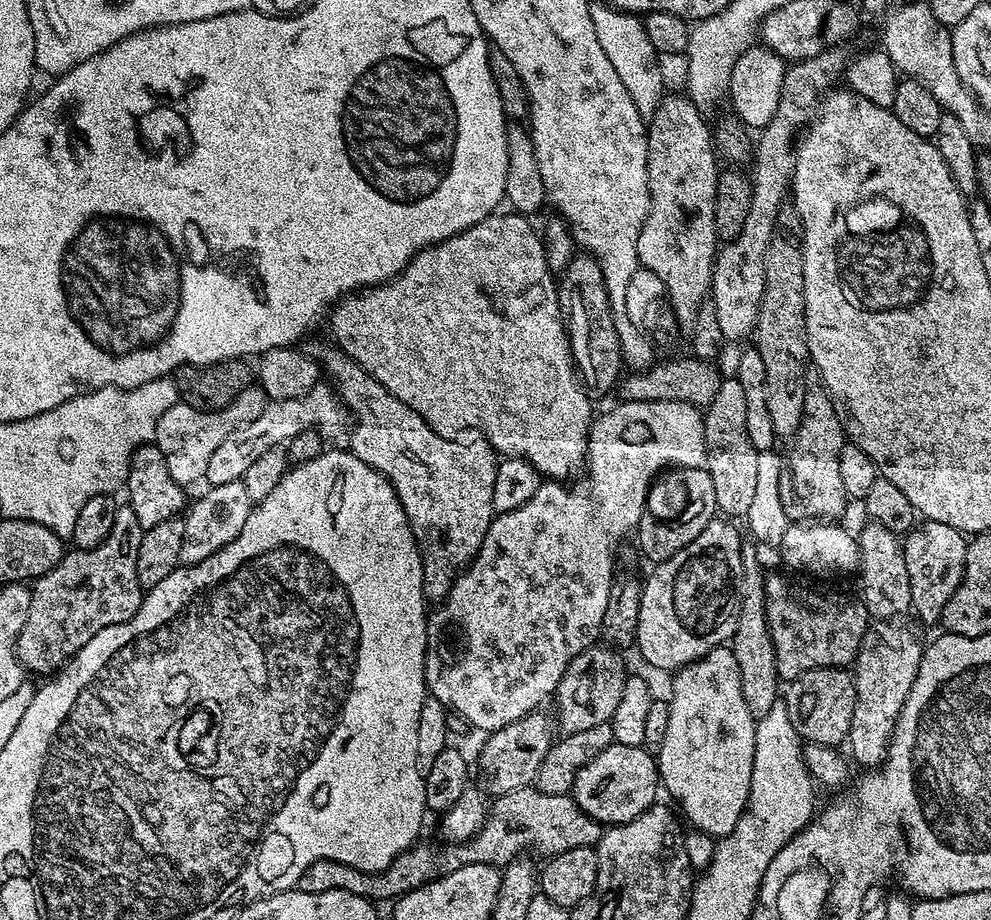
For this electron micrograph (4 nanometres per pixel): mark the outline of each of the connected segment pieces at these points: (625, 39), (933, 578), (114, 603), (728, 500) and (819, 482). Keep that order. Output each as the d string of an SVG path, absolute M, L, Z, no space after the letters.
M602 2L591 3L589 10L594 32L598 37L598 42L602 45L602 50L606 53L606 58L613 63L614 70L617 71L618 78L622 81L622 86L630 91L630 96L639 114L646 122L651 120L664 95L664 89L662 89L664 84L660 66L656 62L658 59L656 47L650 41L650 36L646 34L643 21L633 13L624 13Z
M924 520L907 533L902 547L906 570L910 573L912 608L920 615L922 623L939 625L946 602L950 602L954 590L958 590L960 579L964 577L964 563L968 553L965 533L946 522Z
M126 502L121 503L114 514L114 527L110 529L110 534L106 534L106 542L85 552L65 551L64 557L58 562L58 566L54 566L54 570L42 574L34 581L31 585L30 614L26 614L26 626L22 626L22 634L16 643L16 656L29 673L55 673L77 652L83 651L86 642L94 638L98 630L106 630L106 626L124 622L140 609L142 589L138 582L136 563L144 530L131 506Z
M735 378L721 379L718 394L703 409L704 463L714 481L716 507L725 517L747 517L758 483L758 452L746 434L746 393Z
M815 366L809 367L803 373L803 396L805 398L802 410L801 424L797 428L796 435L790 440L792 449L788 456L783 457L780 469L780 493L782 494L782 510L786 510L789 521L792 522L836 522L839 516L847 510L850 497L846 487L842 484L842 475L839 469L840 452L846 443L844 422L840 419L840 413L832 405L832 397L824 388L820 378L820 371Z

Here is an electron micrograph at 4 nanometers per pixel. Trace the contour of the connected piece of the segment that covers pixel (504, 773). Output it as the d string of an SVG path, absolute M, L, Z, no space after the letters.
M537 710L528 713L527 716L510 722L510 726L502 726L497 732L491 733L480 752L480 768L488 772L492 779L493 797L506 794L510 790L527 788L535 781L538 774L538 766L542 766L542 758L552 748L554 743L554 720L544 713L544 710Z

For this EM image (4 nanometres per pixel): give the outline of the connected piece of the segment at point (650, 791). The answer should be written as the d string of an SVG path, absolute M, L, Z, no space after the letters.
M614 742L606 750L602 750L602 754L598 754L590 762L586 762L586 766L582 766L582 770L578 770L570 795L578 802L578 806L583 812L590 814L590 818L594 818L601 826L611 826L625 824L641 816L647 808L657 803L656 791L659 793L661 788L658 760L653 753L643 746L635 748Z

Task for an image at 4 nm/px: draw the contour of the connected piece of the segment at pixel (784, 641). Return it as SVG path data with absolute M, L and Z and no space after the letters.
M769 575L765 579L764 605L776 655L776 674L784 682L806 670L851 665L870 631L868 609L859 599L851 600L840 592L815 592L791 584L784 576Z

